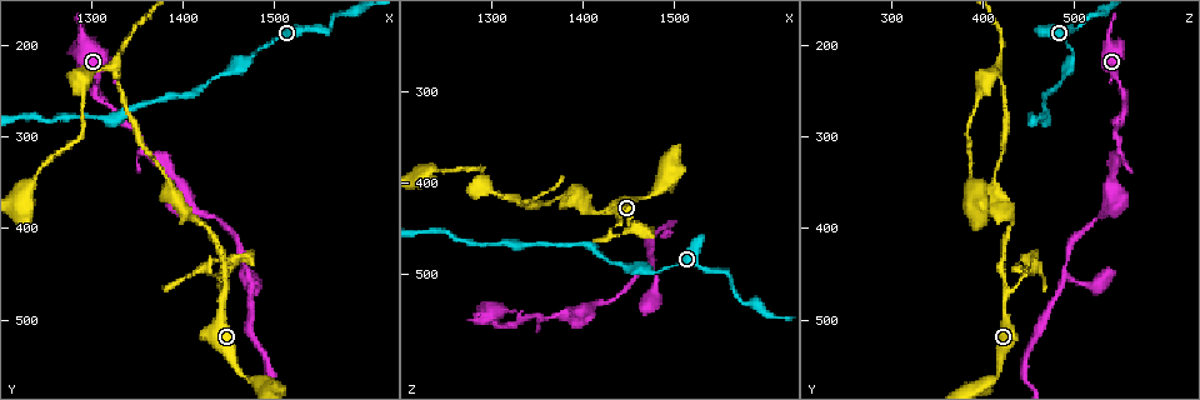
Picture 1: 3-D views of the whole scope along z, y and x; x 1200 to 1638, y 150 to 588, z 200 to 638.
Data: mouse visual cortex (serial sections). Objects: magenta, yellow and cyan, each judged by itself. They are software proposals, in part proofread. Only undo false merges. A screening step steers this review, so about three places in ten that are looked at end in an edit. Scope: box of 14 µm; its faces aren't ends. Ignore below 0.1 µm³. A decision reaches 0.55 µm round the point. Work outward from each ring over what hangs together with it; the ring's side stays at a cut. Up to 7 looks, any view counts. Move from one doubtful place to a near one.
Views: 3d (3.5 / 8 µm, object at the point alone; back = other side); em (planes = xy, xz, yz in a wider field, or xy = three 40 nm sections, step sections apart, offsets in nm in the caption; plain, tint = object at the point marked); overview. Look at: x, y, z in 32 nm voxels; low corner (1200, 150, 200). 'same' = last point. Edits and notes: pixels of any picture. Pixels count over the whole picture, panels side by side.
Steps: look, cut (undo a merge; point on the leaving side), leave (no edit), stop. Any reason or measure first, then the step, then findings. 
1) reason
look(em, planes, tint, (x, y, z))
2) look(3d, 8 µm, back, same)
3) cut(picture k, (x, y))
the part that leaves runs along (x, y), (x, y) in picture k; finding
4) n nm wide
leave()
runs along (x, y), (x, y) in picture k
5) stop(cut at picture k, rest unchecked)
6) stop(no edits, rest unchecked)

thick turns thin
look(3d, 3.5 µm, (1445, 470, 425))

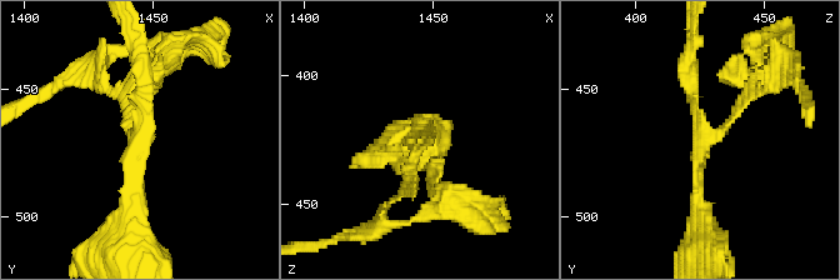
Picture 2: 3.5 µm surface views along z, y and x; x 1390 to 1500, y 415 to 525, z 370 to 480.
3 arms; arms of 100, 200, 200 nm; shape alone is not enough
look(em, xy, step 3, tint, (1444, 471, 425))

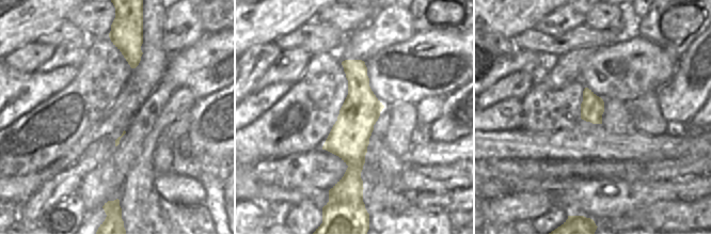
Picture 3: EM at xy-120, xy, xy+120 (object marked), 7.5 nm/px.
look(em, planes, tint, same)

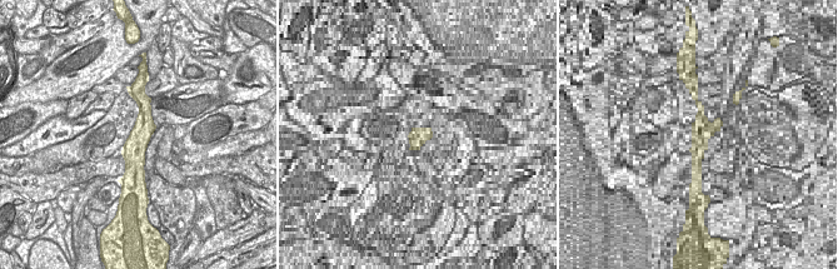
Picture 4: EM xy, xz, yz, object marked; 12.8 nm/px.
leave()
runs along (134, 94), (144, 104), (141, 174) in picture 4; one cell here

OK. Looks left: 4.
abrupt turn
look(3d, 3.5 µm, (1325, 230, 420))

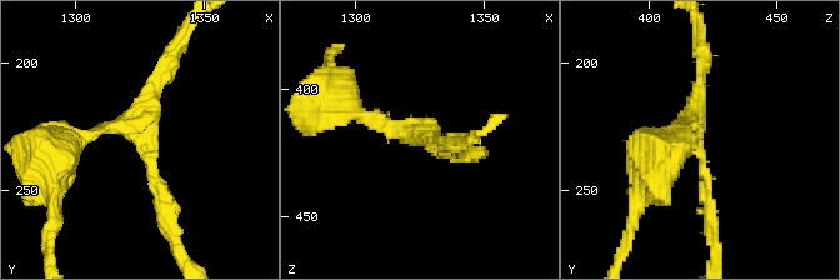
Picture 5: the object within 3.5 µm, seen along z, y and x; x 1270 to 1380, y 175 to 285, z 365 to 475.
3 arms; arms of 150, 150, 150 nm
look(em, xy, step 3, plain, (1326, 230, 419))

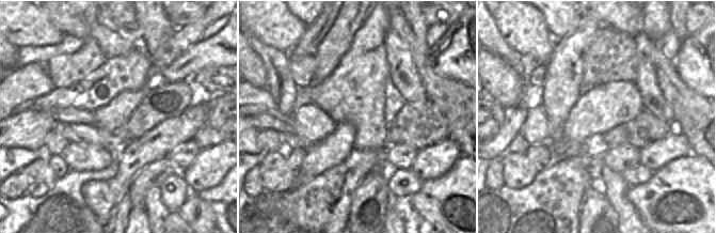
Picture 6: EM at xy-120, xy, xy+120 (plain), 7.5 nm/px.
look(em, xy, step 3, tint, same)

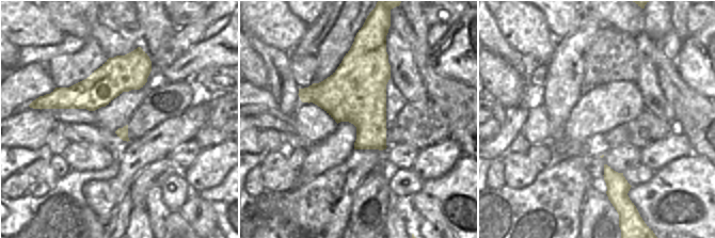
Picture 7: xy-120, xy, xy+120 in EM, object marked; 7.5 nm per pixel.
leave()
runs along (168, 213), (129, 125), (75, 140) in picture 5; continuous, no second cell

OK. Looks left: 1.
stop(no edits, rest unchecked)

